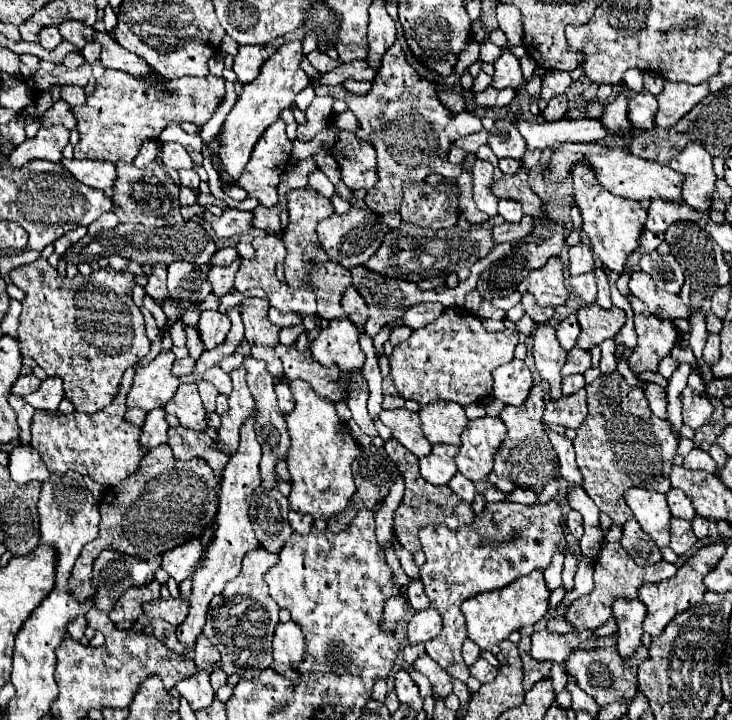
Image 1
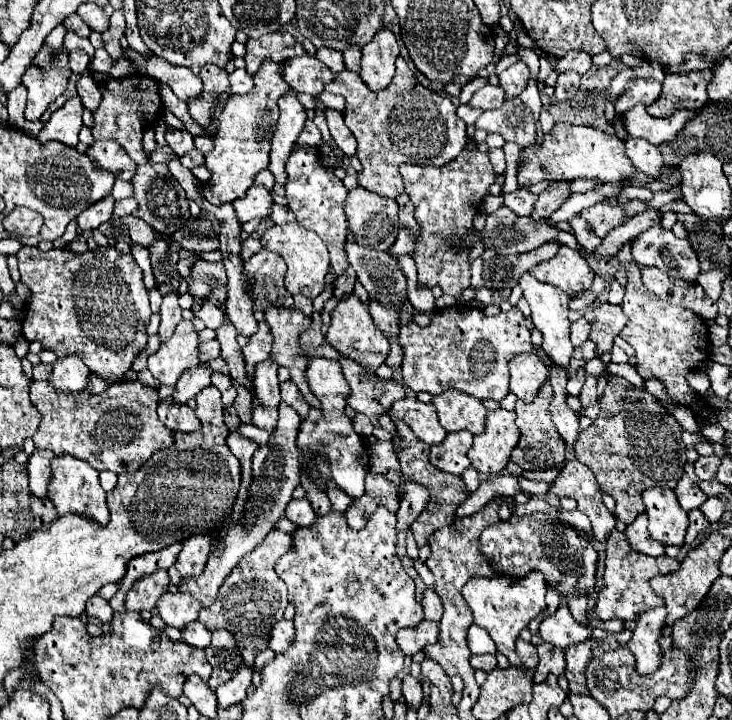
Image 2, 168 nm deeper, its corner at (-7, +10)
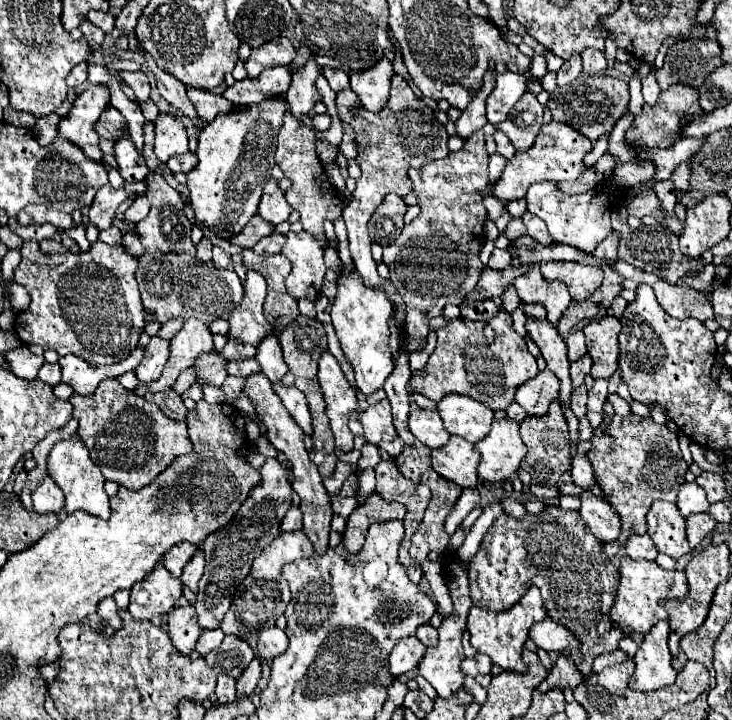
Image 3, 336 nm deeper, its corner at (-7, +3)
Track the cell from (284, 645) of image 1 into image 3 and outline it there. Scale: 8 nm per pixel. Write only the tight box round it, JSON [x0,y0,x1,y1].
[258,626,288,660]

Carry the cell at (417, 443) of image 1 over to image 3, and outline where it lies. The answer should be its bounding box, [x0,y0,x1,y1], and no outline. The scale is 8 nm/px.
[410,410,450,448]

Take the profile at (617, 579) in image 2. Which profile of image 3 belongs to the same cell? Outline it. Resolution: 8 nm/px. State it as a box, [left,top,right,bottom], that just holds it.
[612,556,688,634]

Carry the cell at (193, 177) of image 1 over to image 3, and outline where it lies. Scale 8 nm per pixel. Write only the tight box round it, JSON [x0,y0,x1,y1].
[166,152,196,172]

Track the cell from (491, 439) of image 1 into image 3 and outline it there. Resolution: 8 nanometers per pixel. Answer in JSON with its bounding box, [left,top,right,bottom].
[476,418,526,482]

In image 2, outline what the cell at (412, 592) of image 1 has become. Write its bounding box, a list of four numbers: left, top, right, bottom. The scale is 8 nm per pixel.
[422,589,442,621]

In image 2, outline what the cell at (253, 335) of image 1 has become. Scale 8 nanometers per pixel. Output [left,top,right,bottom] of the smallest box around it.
[264,305,320,407]

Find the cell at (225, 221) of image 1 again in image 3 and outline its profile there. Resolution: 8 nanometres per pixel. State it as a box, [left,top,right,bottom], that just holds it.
[258,178,292,224]

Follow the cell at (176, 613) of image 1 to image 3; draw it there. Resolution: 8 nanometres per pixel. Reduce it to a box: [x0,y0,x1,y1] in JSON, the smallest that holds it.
[168,604,200,656]

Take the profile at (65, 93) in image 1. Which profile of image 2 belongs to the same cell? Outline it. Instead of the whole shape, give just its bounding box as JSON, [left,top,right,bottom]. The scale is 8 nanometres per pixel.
[76,73,100,111]

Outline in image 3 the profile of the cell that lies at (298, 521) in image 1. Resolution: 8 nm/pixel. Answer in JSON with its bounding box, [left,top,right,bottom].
[280,506,302,532]

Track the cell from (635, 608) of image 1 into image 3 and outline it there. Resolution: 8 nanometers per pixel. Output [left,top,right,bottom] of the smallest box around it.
[630,622,676,692]

